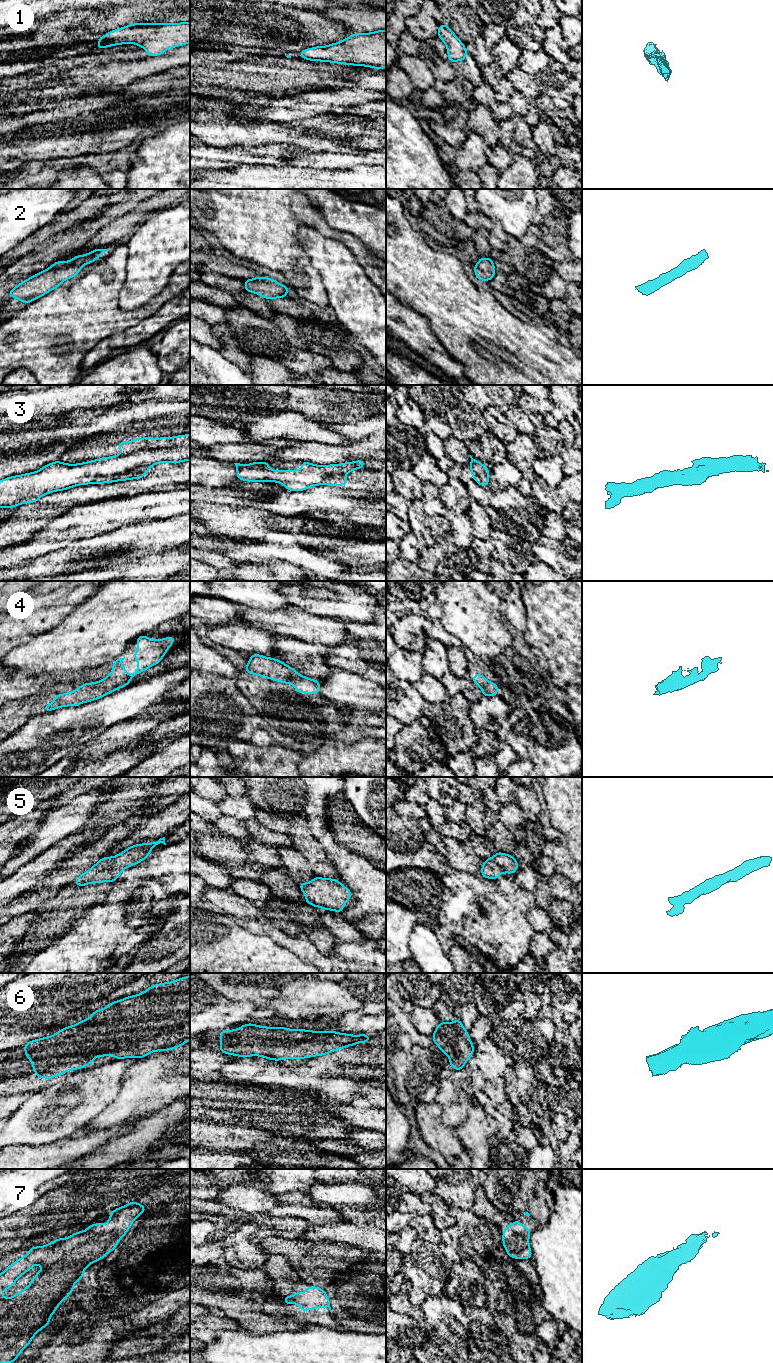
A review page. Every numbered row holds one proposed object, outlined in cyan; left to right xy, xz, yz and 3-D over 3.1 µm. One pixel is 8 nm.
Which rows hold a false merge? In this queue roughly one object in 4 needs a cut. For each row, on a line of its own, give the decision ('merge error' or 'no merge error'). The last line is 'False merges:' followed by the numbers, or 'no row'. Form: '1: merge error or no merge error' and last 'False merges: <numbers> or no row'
1: no merge error
2: no merge error
3: no merge error
4: no merge error
5: no merge error
6: no merge error
7: no merge error
False merges: no row

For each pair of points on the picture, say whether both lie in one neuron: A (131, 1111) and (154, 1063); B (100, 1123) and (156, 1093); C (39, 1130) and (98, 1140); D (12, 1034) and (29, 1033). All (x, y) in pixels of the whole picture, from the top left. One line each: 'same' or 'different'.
A: same
B: same
C: different
D: same

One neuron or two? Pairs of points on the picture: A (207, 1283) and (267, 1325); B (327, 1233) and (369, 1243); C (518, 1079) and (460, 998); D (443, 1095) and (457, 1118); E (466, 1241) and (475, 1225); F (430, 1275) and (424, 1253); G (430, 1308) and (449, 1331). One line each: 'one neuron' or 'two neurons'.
A: one neuron
B: one neuron
C: two neurons
D: one neuron
E: one neuron
F: one neuron
G: one neuron

